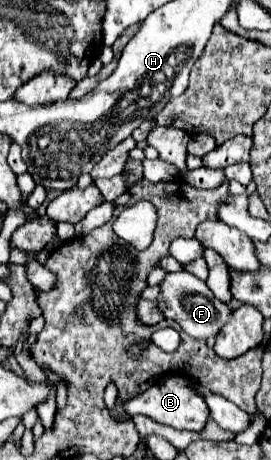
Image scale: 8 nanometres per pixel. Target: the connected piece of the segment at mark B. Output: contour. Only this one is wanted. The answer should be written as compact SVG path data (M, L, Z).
M164 377L164 379L156 381L144 393L122 403L122 409L128 415L146 415L162 425L170 425L174 429L188 429L188 431L202 431L204 421L208 419L208 407L204 403L204 399L200 395L196 395L192 389L188 389L180 377Z

